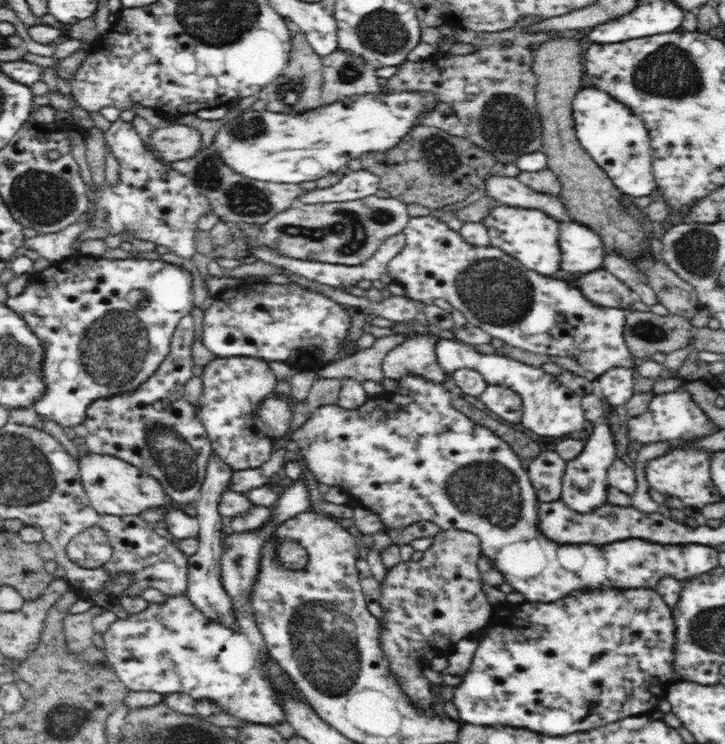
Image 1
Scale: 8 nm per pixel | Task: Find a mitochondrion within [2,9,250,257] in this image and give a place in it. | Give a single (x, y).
(40, 198)

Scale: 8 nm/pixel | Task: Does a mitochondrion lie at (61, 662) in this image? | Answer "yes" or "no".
no

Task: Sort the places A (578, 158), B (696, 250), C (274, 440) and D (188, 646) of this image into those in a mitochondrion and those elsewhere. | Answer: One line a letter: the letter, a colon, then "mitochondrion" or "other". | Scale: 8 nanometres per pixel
A: other
B: mitochondrion
C: other
D: other

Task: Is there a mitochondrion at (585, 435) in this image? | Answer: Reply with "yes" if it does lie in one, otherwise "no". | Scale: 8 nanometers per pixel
no

